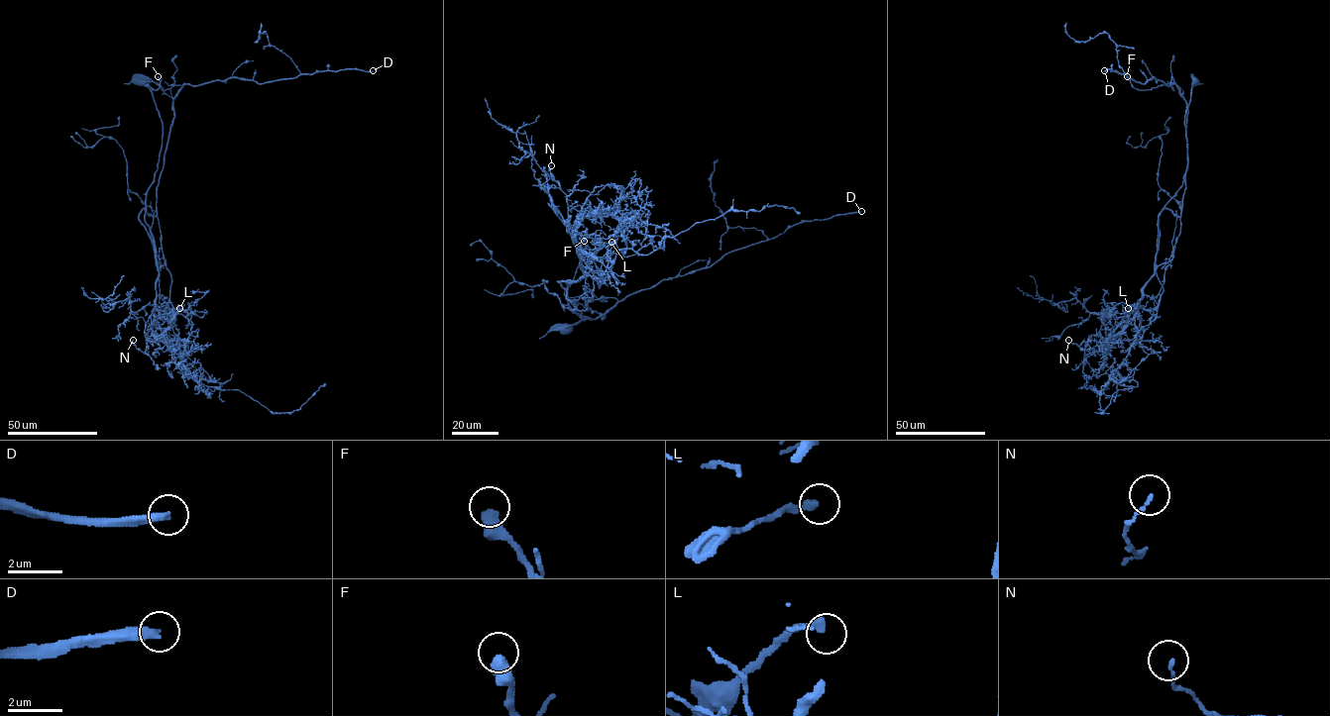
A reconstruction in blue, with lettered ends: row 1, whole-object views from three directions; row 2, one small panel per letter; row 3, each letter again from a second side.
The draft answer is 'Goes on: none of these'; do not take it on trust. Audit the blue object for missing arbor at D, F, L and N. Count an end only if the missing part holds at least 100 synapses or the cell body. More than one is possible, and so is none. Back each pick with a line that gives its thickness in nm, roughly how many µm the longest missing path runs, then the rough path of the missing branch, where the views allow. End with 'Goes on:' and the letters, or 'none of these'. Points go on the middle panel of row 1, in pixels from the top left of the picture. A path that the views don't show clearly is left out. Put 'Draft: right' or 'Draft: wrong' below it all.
D: calibre 360 nm; missing 450 µm
Goes on: D
Draft: wrong

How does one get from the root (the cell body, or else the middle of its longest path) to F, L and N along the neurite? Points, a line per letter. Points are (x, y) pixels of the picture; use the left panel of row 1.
F: (144, 80), (163, 130), (146, 200), (155, 216), (173, 98), (184, 84), (143, 83), (157, 90), (158, 76)
L: (144, 80), (163, 130), (158, 168), (147, 192), (145, 214), (156, 250), (156, 307), (169, 313), (179, 308)
N: (144, 80), (163, 130), (145, 214), (159, 276), (145, 354), (133, 340)

